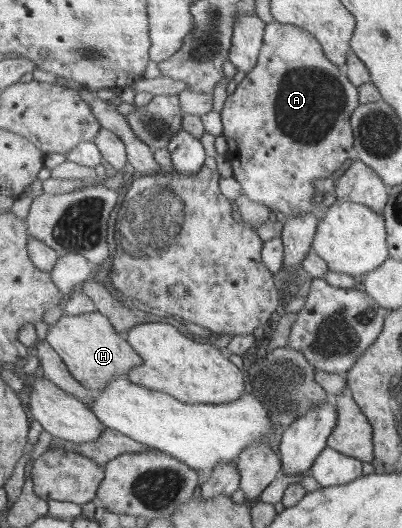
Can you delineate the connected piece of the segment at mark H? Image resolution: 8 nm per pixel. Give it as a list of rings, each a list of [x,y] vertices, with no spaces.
[[[97,311],[76,316],[61,316],[59,322],[49,327],[45,340],[62,357],[79,383],[99,393],[105,390],[111,381],[127,377],[131,369],[143,364],[143,357],[127,339],[119,337],[109,319]]]

